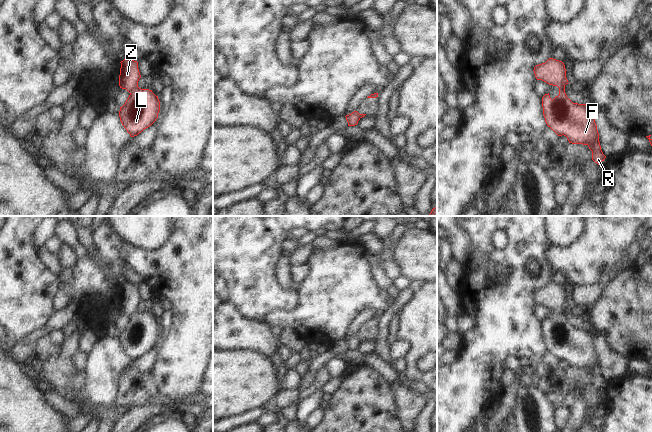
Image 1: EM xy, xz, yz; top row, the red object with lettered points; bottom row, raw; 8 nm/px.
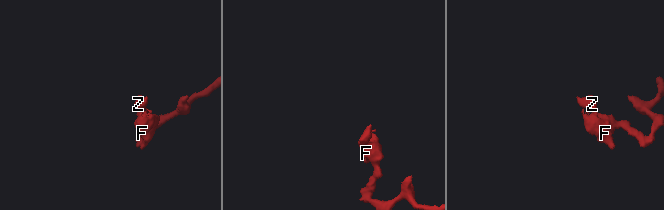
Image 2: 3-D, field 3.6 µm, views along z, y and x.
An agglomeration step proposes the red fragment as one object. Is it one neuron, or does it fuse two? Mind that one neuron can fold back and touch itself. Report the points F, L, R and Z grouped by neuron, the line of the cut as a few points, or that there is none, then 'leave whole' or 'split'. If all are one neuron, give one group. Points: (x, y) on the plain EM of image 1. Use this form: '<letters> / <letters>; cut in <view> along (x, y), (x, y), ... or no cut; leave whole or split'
F L R / Z; cut in xy along (138, 311), (130, 317); split

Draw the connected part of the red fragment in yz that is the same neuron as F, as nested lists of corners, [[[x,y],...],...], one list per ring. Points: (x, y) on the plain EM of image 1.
[[[559,313],[553,324],[549,317],[542,321],[545,346],[558,360],[566,360],[569,367],[587,369],[592,375],[592,384],[598,389],[606,382],[599,366],[595,347],[595,334],[591,329],[573,327]]]

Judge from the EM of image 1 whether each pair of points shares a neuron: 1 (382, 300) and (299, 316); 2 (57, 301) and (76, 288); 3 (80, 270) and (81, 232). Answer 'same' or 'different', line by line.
1: same
2: different
3: different

